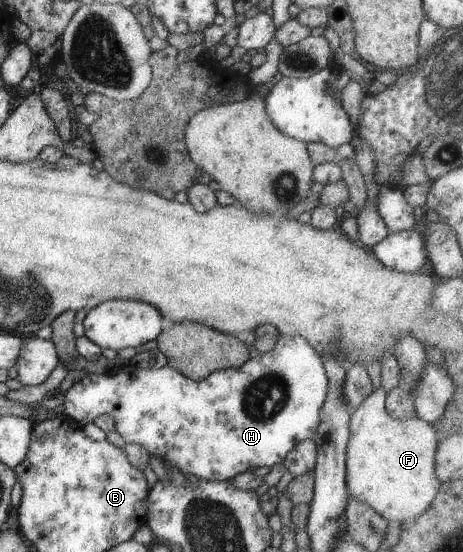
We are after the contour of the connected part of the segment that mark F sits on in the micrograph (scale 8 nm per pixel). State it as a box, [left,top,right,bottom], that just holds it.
[345,386,439,523]

